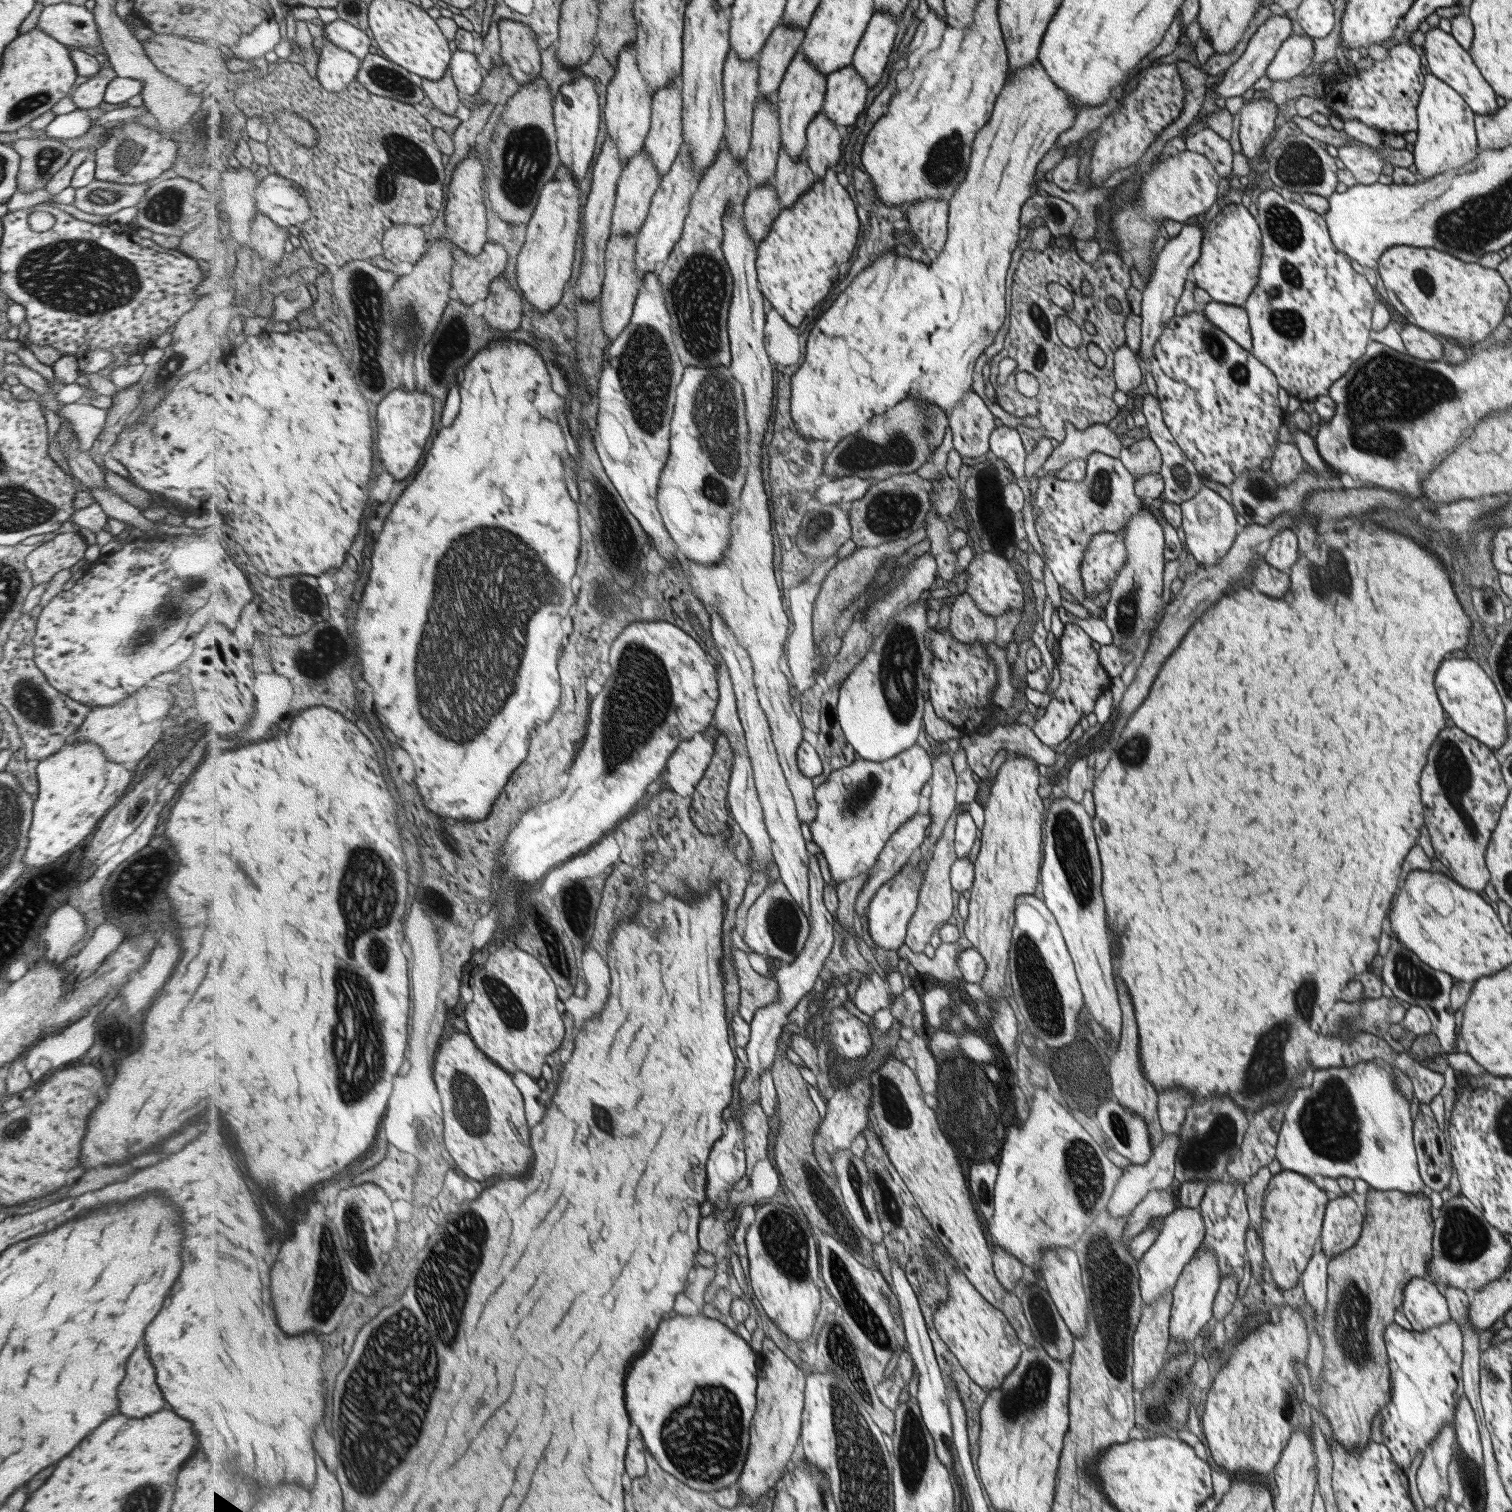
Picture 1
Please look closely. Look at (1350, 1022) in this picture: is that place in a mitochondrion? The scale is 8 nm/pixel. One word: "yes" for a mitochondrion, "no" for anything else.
yes

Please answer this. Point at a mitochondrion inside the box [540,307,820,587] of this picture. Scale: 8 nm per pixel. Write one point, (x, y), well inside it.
(646, 361)

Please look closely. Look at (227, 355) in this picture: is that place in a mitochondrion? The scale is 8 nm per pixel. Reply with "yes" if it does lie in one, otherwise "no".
no

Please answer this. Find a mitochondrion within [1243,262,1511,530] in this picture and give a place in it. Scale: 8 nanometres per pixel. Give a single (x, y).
(1385, 394)

